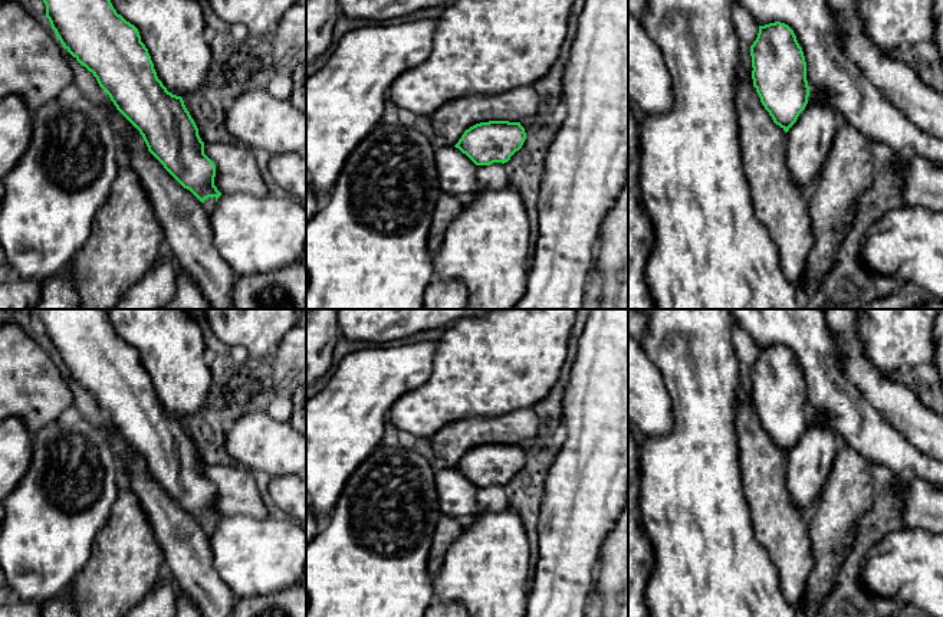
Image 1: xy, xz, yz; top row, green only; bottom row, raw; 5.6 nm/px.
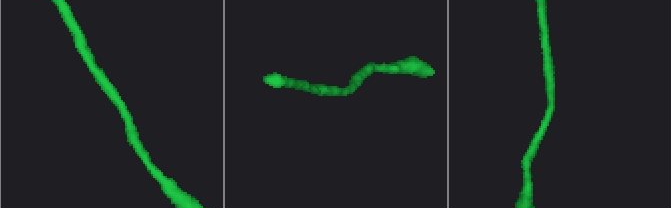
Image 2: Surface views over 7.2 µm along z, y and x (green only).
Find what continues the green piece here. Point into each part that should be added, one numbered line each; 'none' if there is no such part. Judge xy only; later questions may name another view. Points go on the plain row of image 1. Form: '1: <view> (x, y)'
1: xy (187, 554)

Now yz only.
1: yz (810, 462)

